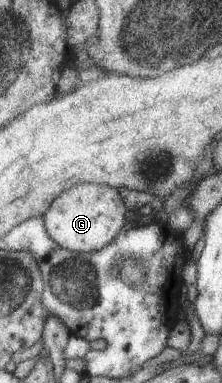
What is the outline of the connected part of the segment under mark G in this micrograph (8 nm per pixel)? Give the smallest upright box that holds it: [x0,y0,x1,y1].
[42,183,128,253]

